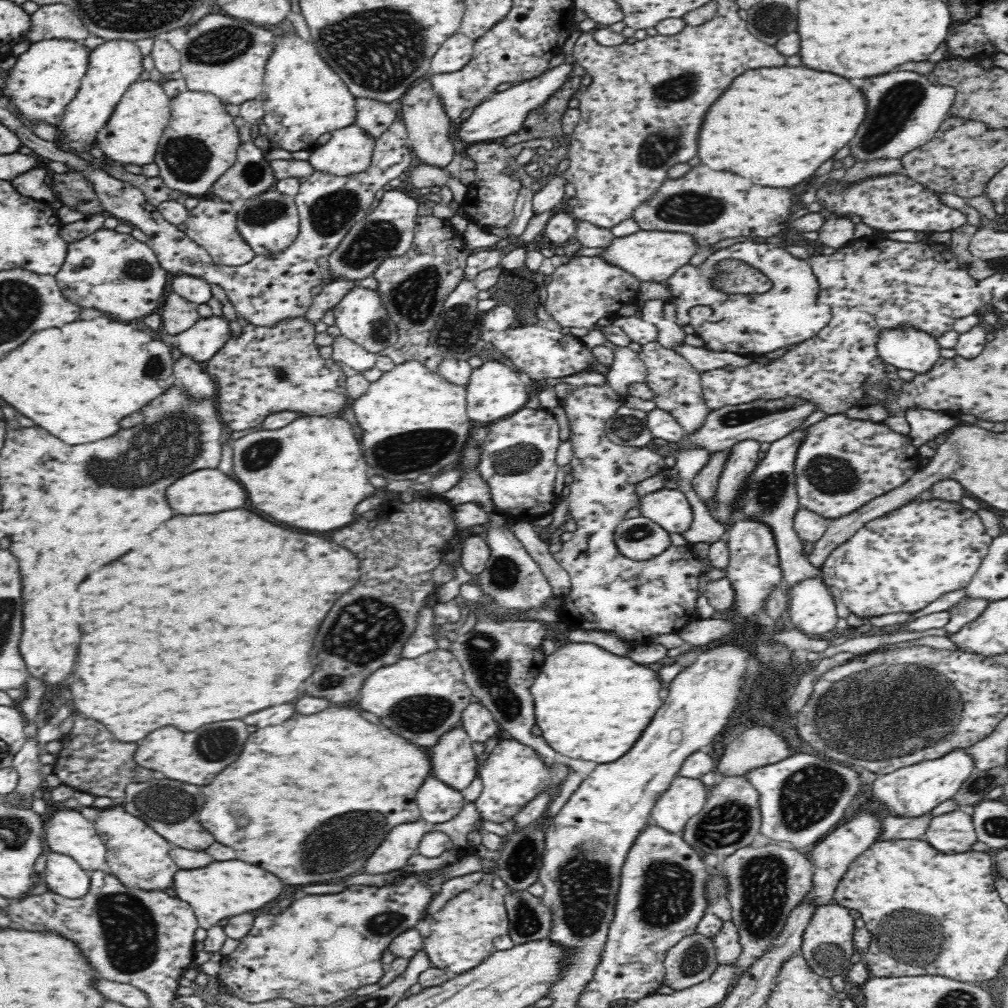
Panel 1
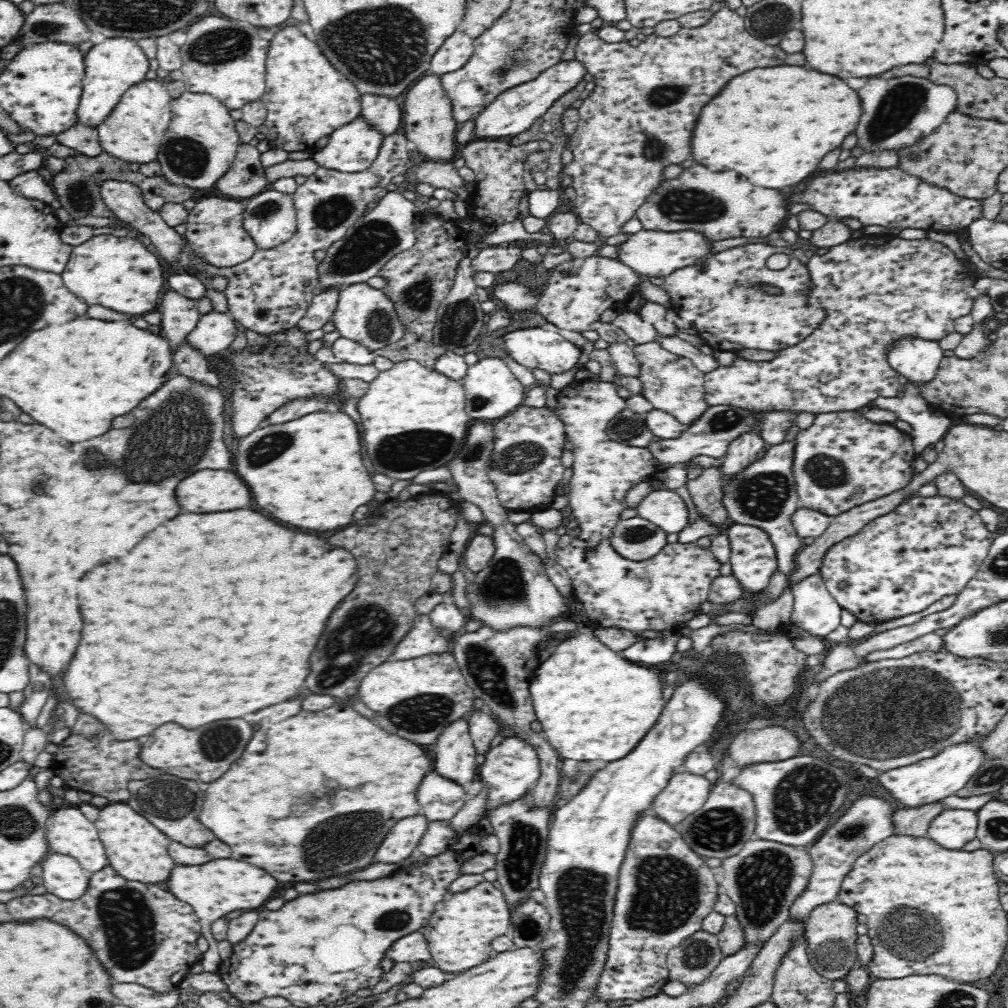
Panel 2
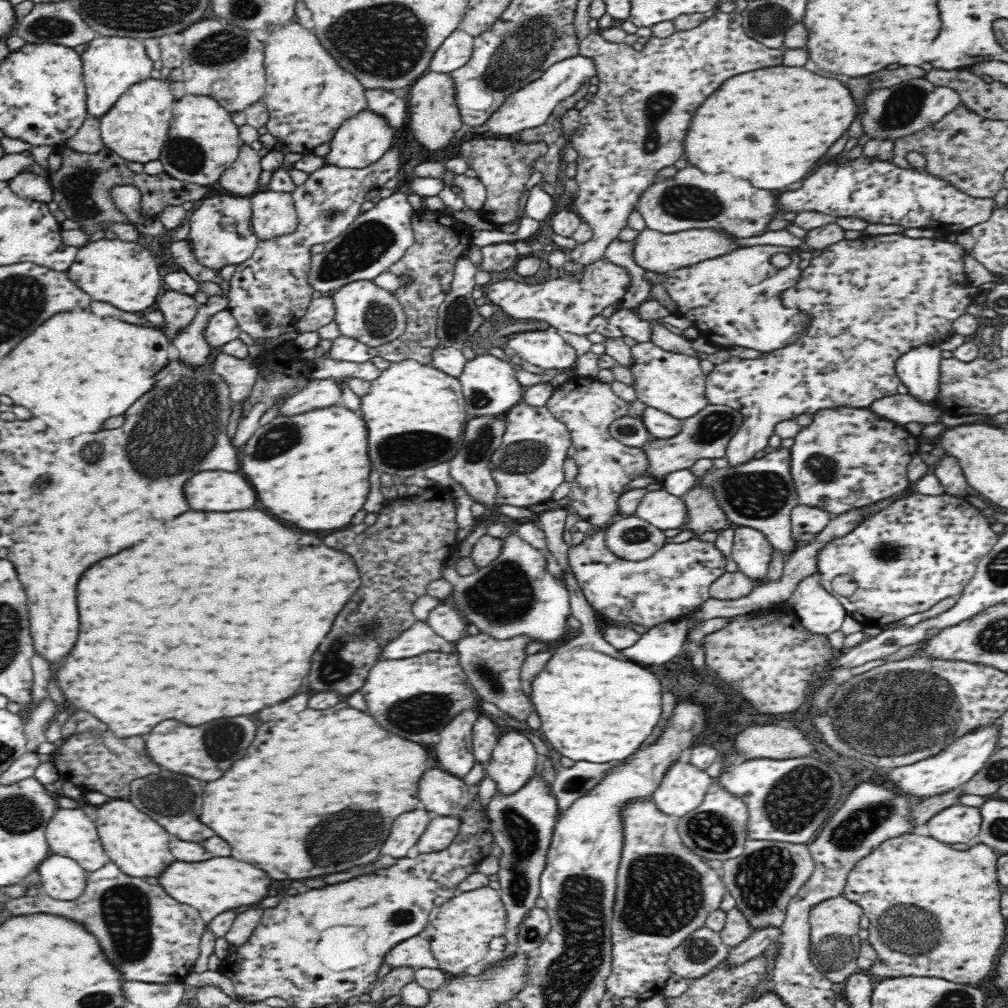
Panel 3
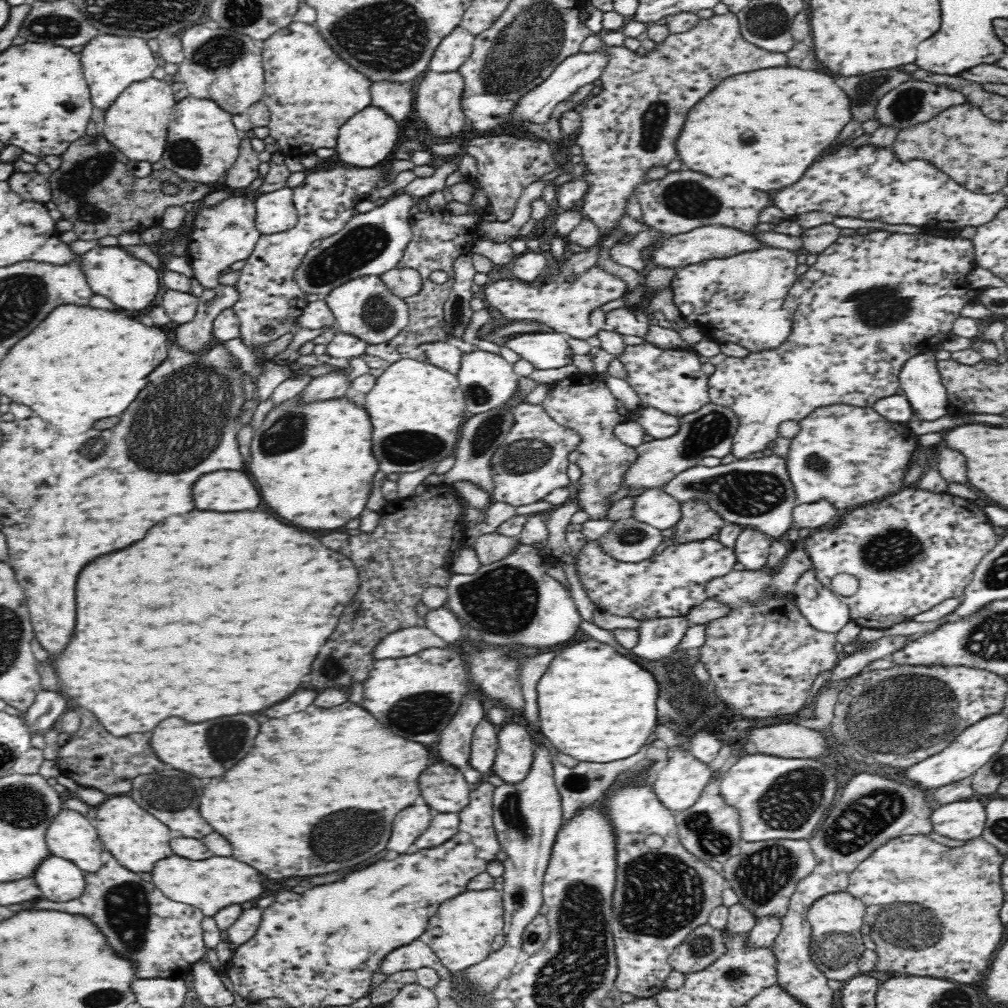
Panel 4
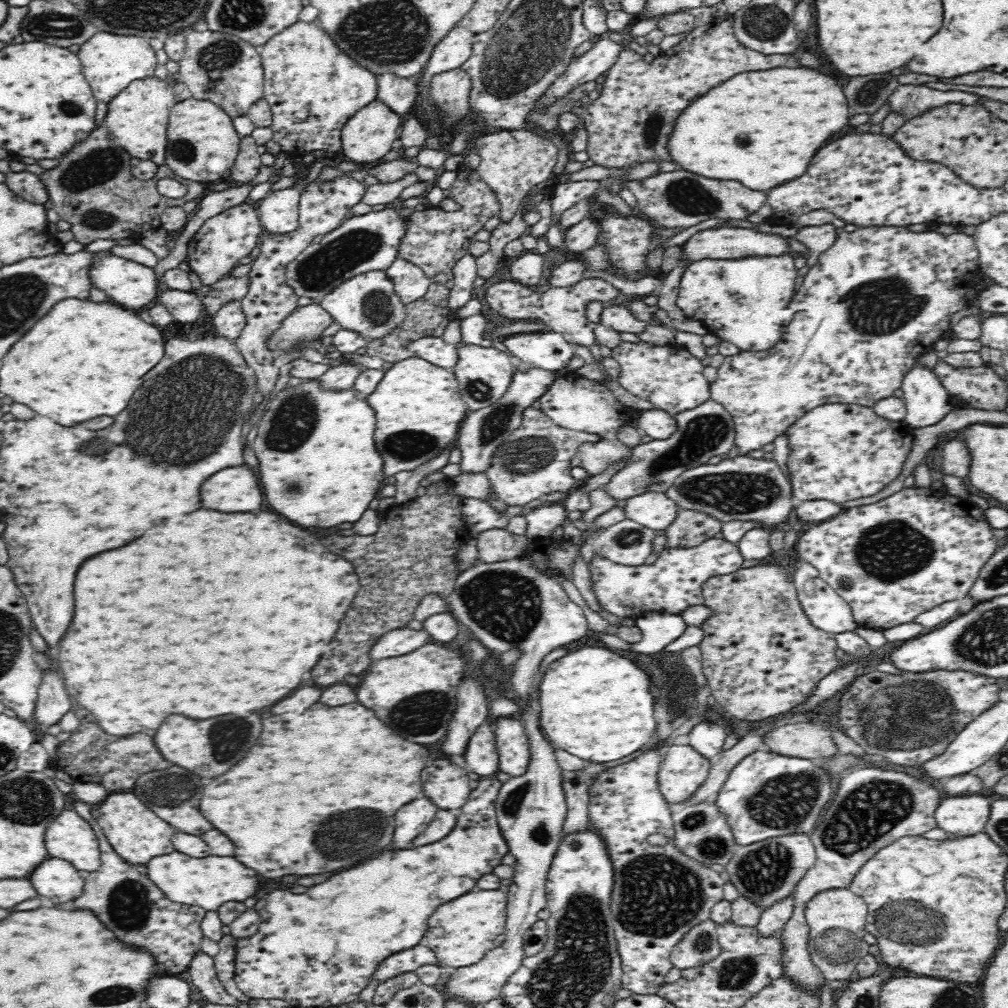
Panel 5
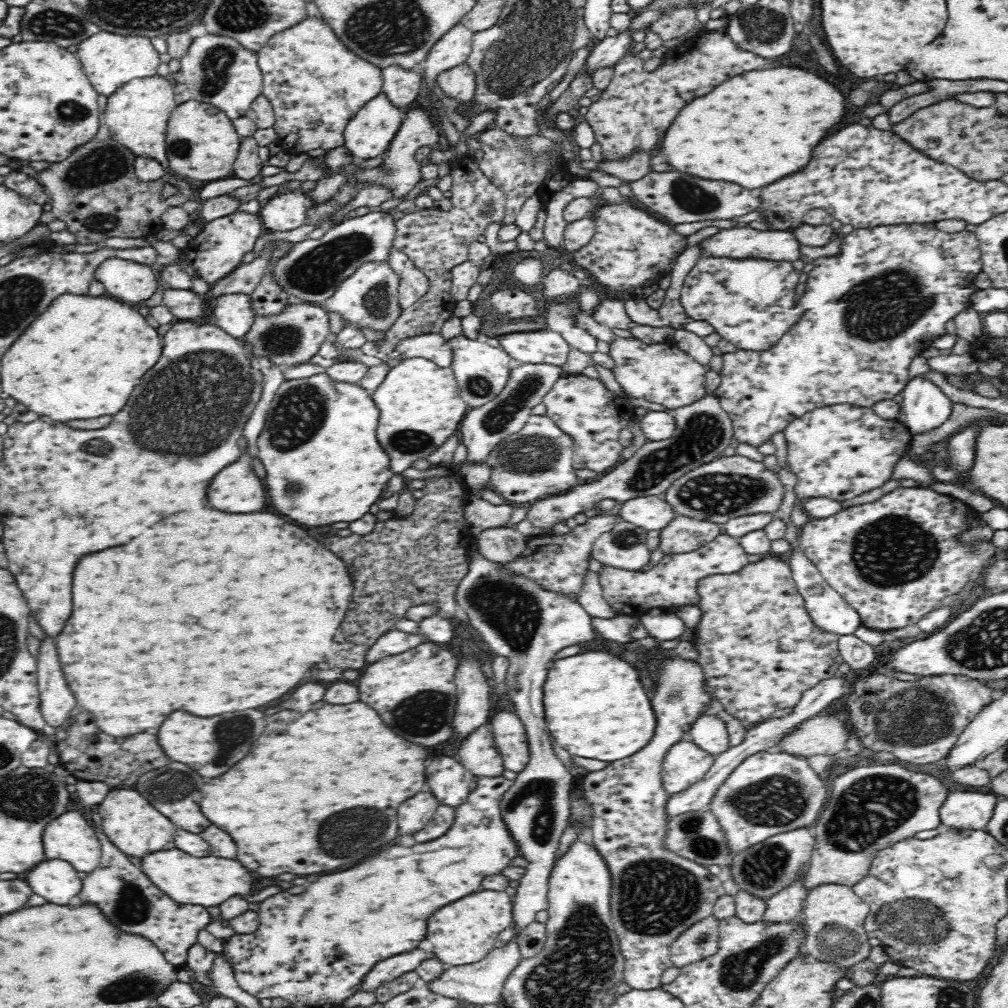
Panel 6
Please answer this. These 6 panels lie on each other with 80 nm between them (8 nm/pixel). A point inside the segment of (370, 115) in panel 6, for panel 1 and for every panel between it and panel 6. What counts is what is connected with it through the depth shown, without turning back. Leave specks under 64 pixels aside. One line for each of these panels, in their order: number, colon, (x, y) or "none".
1: (349, 151)
2: (353, 147)
3: (363, 139)
4: (367, 139)
5: (368, 136)

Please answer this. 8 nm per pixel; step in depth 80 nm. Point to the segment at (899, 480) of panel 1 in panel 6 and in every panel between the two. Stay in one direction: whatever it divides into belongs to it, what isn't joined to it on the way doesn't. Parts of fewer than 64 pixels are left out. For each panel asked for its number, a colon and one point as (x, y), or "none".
2: (843, 460)
3: (846, 458)
4: (848, 455)
5: (838, 452)
6: (841, 451)

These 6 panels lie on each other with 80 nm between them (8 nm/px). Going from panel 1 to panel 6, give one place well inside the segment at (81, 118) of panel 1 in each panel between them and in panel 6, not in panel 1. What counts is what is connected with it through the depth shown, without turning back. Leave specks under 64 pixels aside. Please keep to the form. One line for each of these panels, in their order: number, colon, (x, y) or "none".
2: (113, 66)
3: (111, 65)
4: (110, 63)
5: (110, 62)
6: (110, 60)

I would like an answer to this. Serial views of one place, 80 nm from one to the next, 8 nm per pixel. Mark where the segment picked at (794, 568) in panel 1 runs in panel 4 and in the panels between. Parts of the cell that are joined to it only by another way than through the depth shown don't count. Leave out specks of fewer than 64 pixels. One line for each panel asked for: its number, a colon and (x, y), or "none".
2: (764, 494)
3: (760, 493)
4: (757, 492)

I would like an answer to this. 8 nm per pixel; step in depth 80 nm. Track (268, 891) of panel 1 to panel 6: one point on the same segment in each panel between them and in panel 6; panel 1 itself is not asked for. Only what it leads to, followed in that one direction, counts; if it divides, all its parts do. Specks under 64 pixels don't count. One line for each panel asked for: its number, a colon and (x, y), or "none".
2: (213, 890)
3: (219, 884)
4: (228, 881)
5: (208, 882)
6: (209, 881)

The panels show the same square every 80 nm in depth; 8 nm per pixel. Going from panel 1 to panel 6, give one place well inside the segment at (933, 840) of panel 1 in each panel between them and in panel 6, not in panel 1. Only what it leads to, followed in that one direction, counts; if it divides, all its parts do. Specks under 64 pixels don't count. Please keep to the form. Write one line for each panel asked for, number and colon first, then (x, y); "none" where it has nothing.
2: (953, 828)
3: (958, 823)
4: (965, 819)
5: (962, 815)
6: (966, 810)

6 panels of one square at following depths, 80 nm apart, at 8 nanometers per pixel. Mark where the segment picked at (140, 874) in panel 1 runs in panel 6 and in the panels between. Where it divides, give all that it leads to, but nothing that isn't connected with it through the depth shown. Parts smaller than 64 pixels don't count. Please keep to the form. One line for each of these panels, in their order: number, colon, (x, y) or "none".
2: (136, 849)
3: (133, 840)
4: (137, 839)
5: (138, 834)
6: (136, 827)

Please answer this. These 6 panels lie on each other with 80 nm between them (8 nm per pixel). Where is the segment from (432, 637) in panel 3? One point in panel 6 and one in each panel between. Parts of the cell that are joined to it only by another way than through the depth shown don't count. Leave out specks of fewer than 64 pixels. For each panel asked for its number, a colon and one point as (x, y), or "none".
4: (403, 642)
5: (397, 642)
6: (392, 642)

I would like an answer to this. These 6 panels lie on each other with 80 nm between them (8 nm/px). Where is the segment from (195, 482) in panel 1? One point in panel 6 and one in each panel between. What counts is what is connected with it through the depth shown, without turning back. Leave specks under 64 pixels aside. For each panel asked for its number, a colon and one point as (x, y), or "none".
2: (210, 490)
3: (215, 491)
4: (226, 490)
5: (236, 489)
6: (237, 489)

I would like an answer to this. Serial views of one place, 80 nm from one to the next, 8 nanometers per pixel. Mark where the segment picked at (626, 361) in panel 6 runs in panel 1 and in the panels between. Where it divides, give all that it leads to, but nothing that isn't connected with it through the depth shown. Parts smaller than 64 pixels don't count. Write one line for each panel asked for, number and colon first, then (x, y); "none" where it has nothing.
1: (677, 387)
2: (672, 383)
3: (674, 383)
4: (674, 381)
5: (669, 376)

